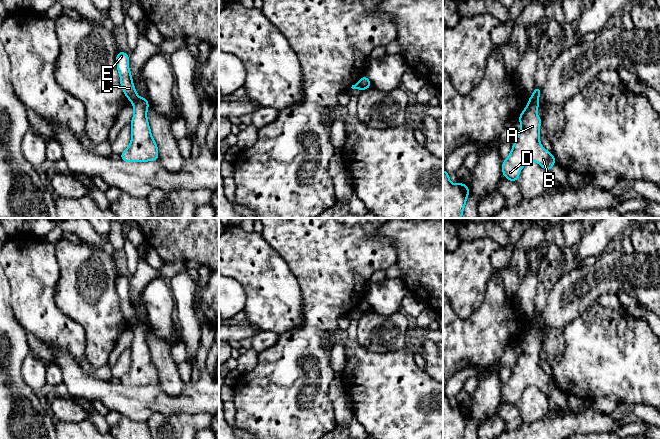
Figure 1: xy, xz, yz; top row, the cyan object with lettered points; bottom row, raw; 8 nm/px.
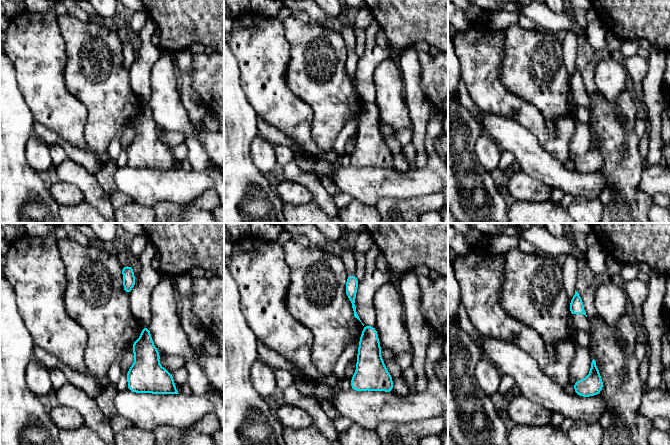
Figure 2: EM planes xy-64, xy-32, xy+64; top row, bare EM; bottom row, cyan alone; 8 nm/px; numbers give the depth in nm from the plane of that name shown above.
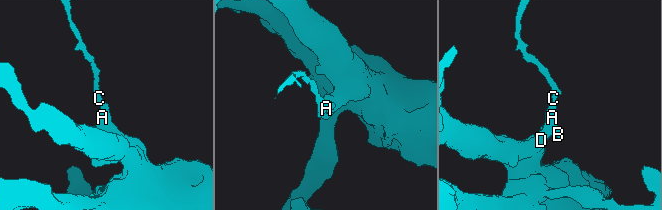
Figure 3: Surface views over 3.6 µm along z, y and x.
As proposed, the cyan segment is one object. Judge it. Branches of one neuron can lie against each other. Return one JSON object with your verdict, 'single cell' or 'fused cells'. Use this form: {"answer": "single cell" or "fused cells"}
{"answer": "fused cells"}

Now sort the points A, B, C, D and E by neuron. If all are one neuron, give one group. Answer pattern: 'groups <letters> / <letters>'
groups A B D / C E

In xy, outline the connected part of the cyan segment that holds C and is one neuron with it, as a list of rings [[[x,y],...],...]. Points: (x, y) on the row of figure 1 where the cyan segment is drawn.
[[[120,52],[116,56],[117,70],[120,76],[121,88],[129,101],[133,101],[138,97],[133,78],[129,69],[129,55],[125,52]]]

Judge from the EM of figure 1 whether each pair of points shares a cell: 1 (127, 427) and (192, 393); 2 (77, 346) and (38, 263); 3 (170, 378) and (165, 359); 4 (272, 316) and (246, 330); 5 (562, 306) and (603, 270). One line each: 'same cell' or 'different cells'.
1: different cells
2: same cell
3: same cell
4: different cells
5: same cell

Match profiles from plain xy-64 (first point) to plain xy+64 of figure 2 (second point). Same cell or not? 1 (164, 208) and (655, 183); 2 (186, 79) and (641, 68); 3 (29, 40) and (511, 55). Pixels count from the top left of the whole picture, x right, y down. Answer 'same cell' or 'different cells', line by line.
1: different cells
2: same cell
3: different cells

